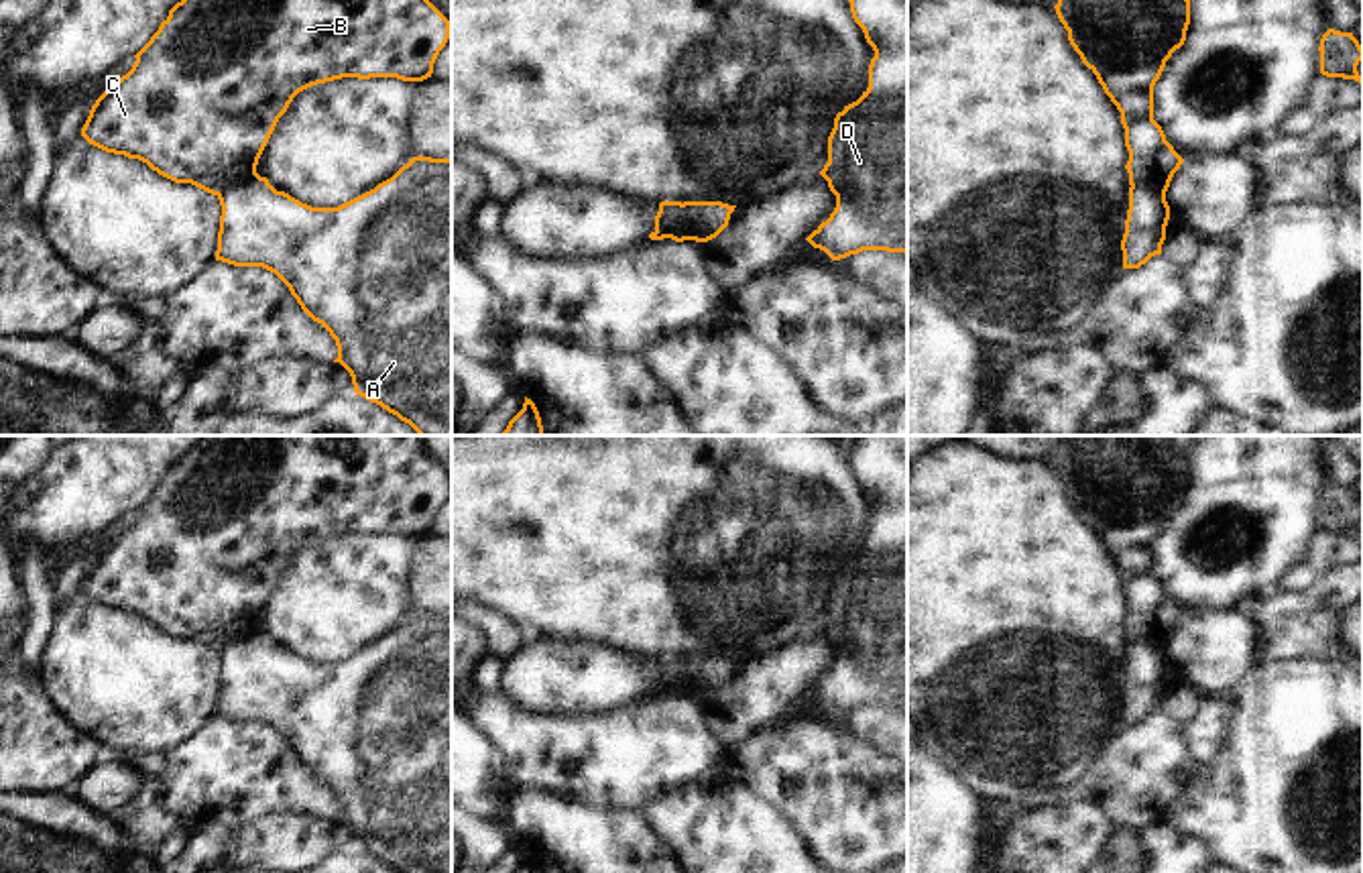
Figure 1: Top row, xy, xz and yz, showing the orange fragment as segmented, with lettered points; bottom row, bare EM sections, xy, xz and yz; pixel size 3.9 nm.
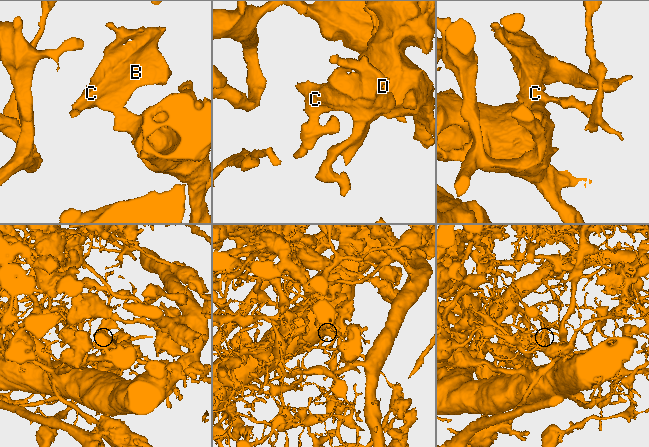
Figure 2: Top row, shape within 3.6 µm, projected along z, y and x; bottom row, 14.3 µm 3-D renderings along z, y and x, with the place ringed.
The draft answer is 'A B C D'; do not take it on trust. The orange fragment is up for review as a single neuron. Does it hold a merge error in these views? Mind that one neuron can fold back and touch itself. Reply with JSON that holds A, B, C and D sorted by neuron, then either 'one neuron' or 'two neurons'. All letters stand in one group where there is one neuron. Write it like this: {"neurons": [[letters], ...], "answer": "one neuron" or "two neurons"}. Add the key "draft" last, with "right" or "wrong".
{"neurons": [["A", "D"], ["B", "C"]], "answer": "two neurons", "draft": "wrong"}

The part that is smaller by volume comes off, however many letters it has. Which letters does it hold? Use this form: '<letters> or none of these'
B, C

